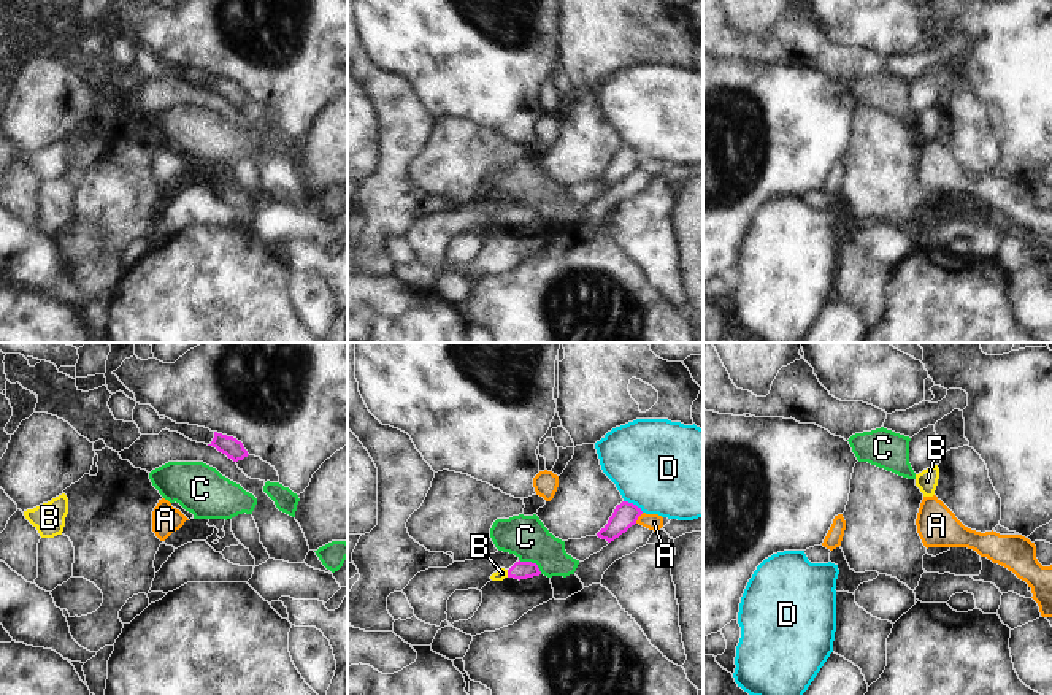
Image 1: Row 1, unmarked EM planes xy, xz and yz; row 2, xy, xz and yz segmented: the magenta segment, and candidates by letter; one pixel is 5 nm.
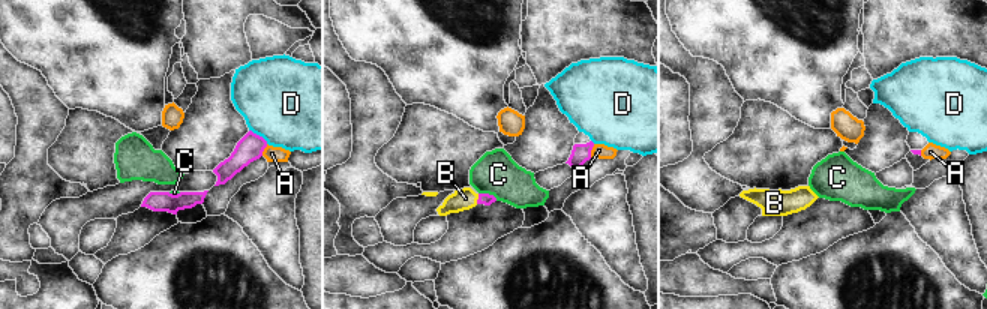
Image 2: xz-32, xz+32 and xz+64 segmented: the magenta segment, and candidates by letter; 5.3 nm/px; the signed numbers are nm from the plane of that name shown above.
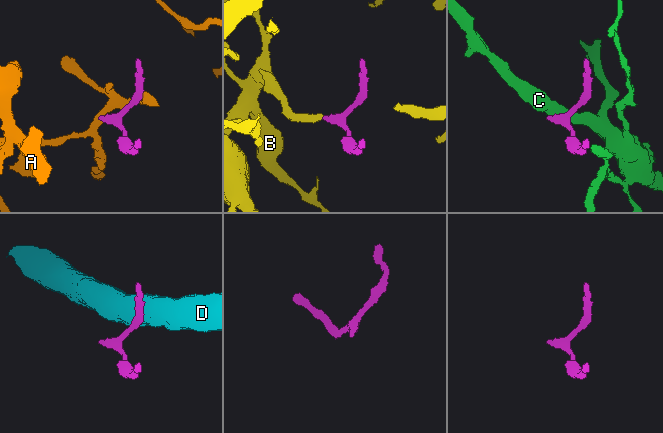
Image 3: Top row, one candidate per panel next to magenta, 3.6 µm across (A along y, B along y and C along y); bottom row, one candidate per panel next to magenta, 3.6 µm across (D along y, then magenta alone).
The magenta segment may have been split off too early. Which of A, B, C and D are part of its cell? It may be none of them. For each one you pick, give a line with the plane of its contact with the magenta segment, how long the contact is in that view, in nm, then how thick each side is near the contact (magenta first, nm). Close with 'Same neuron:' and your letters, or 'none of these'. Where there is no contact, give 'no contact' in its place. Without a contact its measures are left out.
B: xz | 40 nm | 100/60 nm
Same neuron: B

